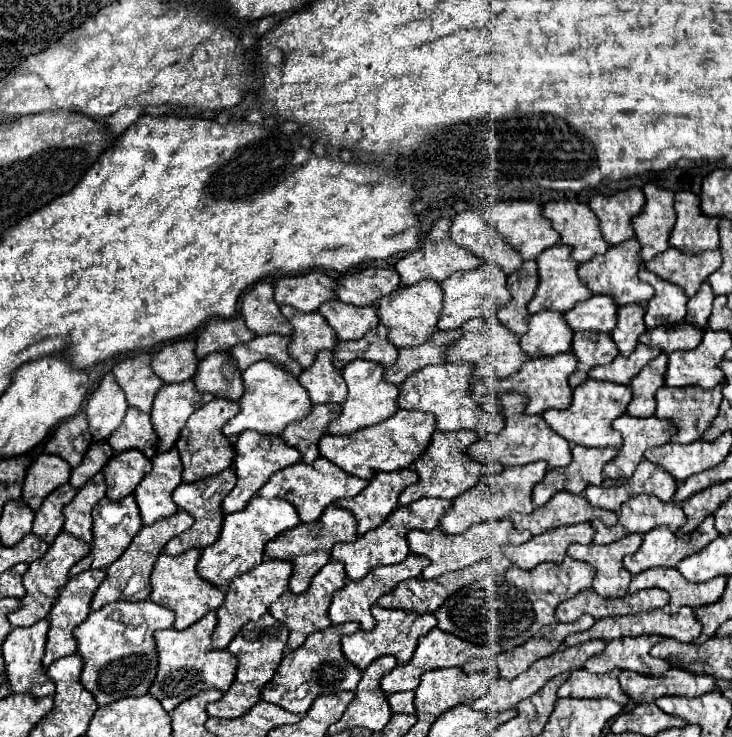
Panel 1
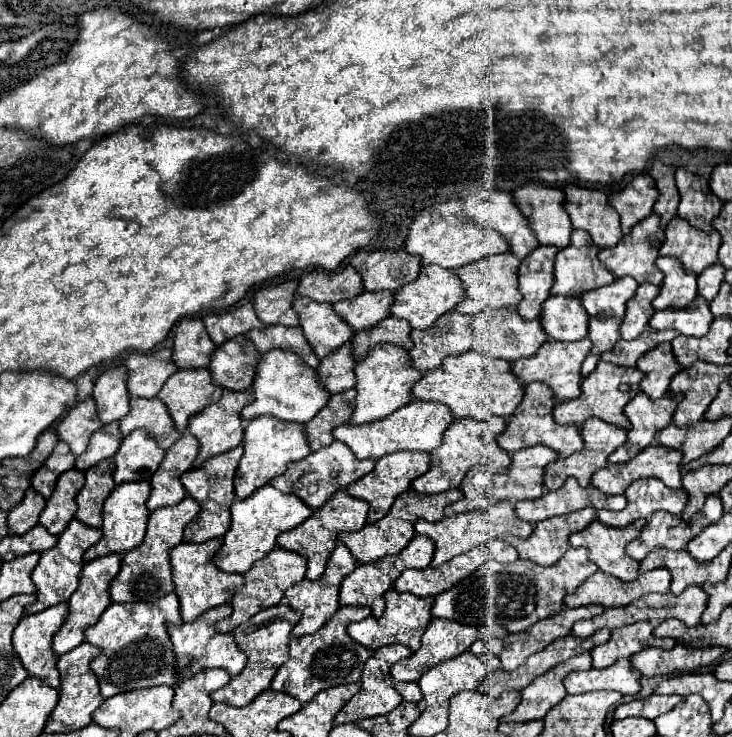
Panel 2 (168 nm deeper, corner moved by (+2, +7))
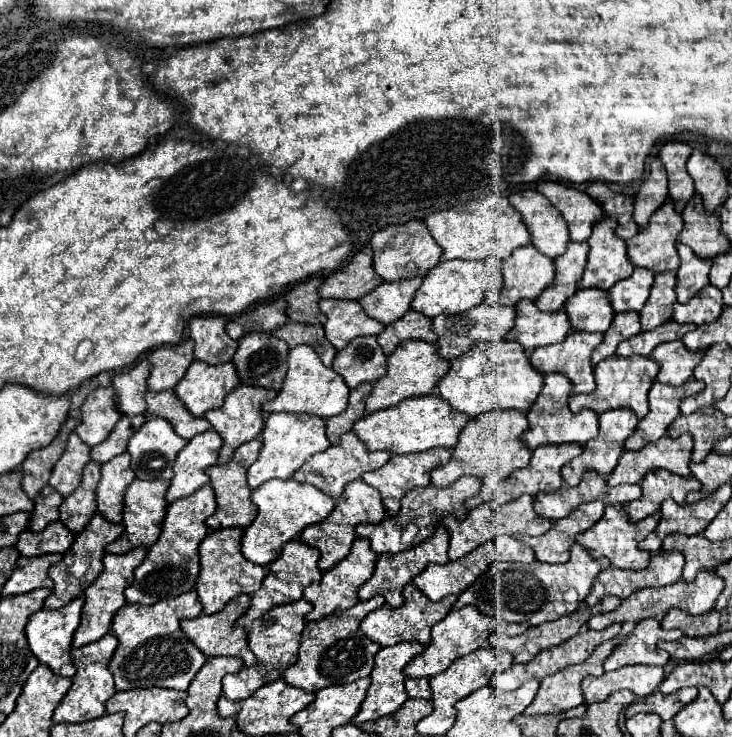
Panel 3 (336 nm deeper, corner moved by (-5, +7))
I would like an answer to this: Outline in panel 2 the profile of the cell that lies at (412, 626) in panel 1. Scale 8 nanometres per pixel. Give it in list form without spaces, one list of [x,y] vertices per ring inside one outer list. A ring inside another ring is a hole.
[[[390,589],[384,593],[384,599],[386,599],[386,609],[384,609],[382,617],[380,619],[368,617],[360,623],[350,623],[348,635],[370,651],[378,651],[378,647],[386,647],[392,643],[400,643],[400,645],[406,645],[414,653],[420,647],[420,637],[424,635],[424,631],[432,619],[430,609],[432,609],[434,597],[422,599],[422,597],[416,597],[412,593],[398,593],[398,591]]]

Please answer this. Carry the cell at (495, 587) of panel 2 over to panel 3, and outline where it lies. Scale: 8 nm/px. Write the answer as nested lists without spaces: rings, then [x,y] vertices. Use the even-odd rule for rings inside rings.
[[[577,543],[571,549],[569,561],[563,565],[541,561],[533,561],[529,565],[497,563],[491,565],[467,591],[463,591],[453,607],[461,609],[465,605],[475,605],[485,615],[499,613],[505,621],[527,621],[529,625],[541,625],[577,611],[589,595],[595,577],[609,565],[609,559],[593,559],[589,551]]]

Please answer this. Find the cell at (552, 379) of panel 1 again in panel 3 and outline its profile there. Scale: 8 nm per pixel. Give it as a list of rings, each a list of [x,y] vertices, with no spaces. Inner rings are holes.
[[[571,331],[557,345],[537,347],[531,355],[533,367],[547,373],[563,373],[573,383],[573,393],[591,393],[597,385],[593,379],[591,353],[601,343],[603,333]]]

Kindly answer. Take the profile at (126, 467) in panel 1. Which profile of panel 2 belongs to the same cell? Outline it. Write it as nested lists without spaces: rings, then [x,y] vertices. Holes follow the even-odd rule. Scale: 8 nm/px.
[[[142,429],[124,437],[120,449],[114,455],[114,481],[142,481],[150,479],[164,459],[164,451],[156,445],[156,441]]]

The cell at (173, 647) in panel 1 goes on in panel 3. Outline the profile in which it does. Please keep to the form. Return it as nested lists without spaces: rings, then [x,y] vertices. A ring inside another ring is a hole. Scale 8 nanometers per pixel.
[[[239,595],[237,599],[229,601],[219,613],[215,615],[199,615],[195,619],[185,619],[181,621],[181,629],[185,631],[185,635],[207,655],[207,657],[217,657],[217,655],[233,655],[233,657],[241,657],[243,663],[249,667],[255,663],[255,655],[247,645],[247,631],[245,627],[237,625],[237,619],[249,609],[251,605],[251,597],[249,595]]]

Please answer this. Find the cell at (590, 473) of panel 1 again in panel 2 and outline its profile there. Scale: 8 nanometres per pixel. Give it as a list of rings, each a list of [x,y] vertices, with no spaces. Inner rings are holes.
[[[590,419],[586,421],[586,425],[582,425],[582,439],[584,439],[584,449],[566,457],[566,459],[556,459],[554,463],[548,463],[546,465],[546,473],[544,473],[544,487],[548,491],[554,491],[554,489],[560,489],[566,481],[566,477],[576,477],[578,483],[582,487],[590,485],[590,479],[592,475],[606,467],[606,459],[612,451],[616,451],[618,447],[622,447],[626,443],[626,431],[616,427],[616,425],[610,425],[610,423],[604,423],[600,419]]]

